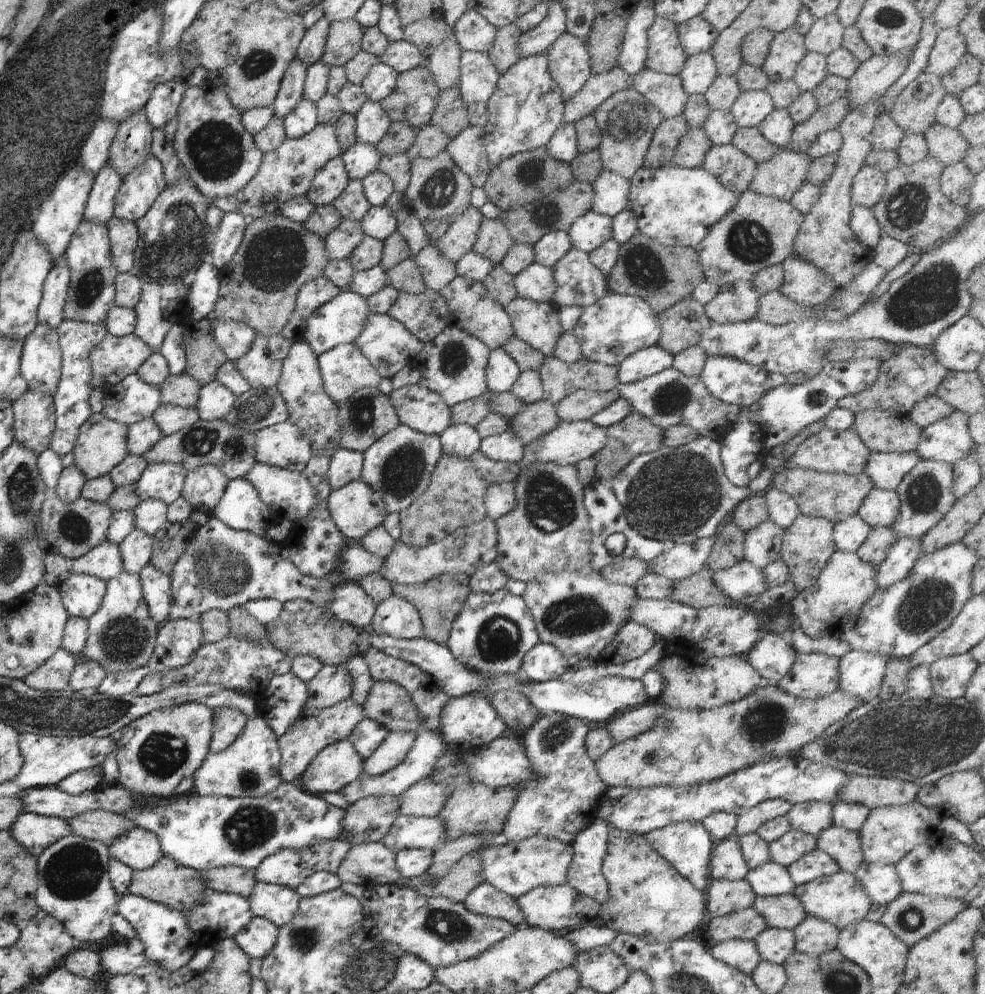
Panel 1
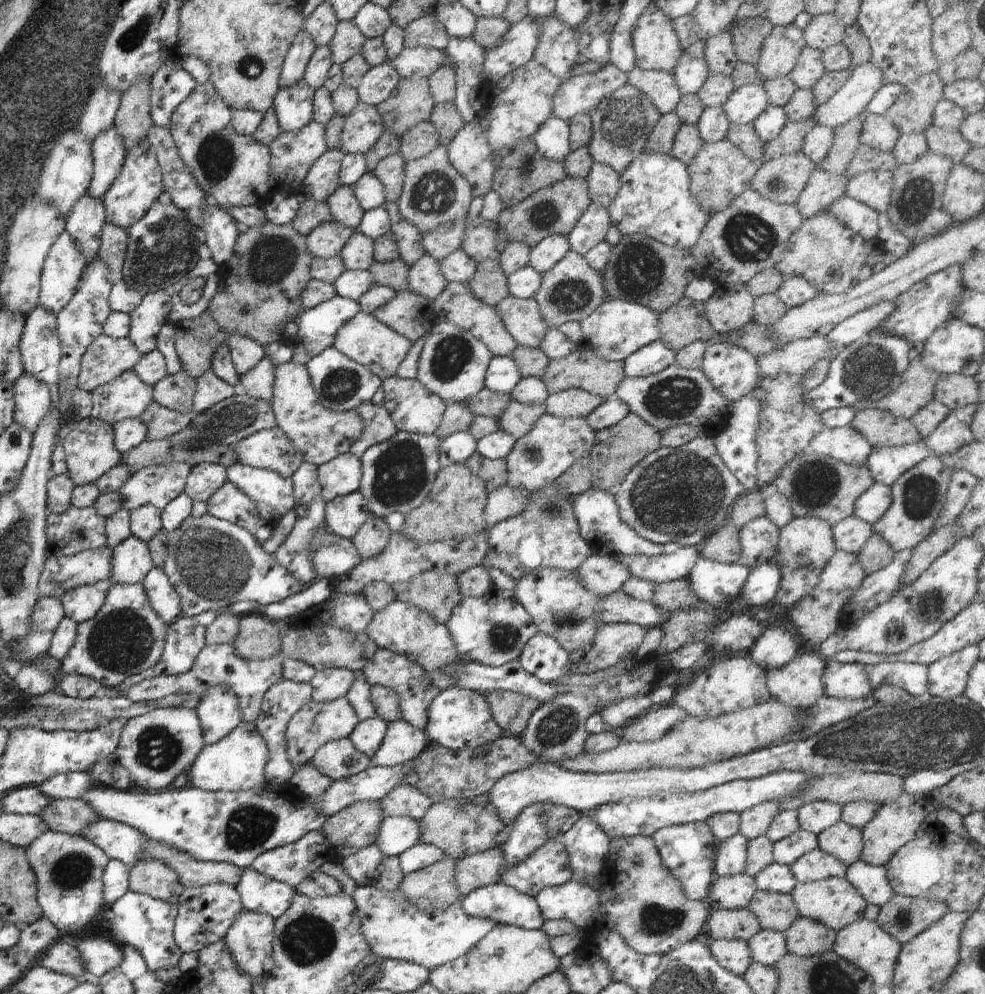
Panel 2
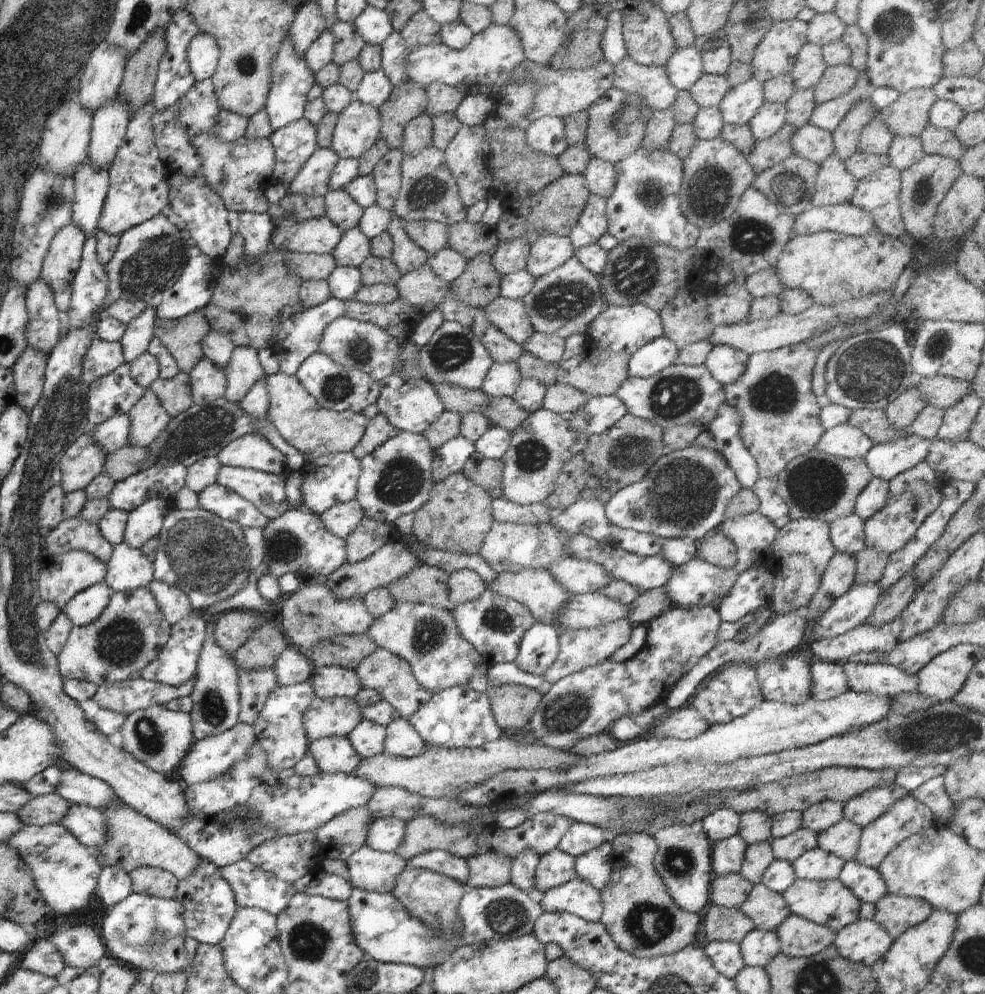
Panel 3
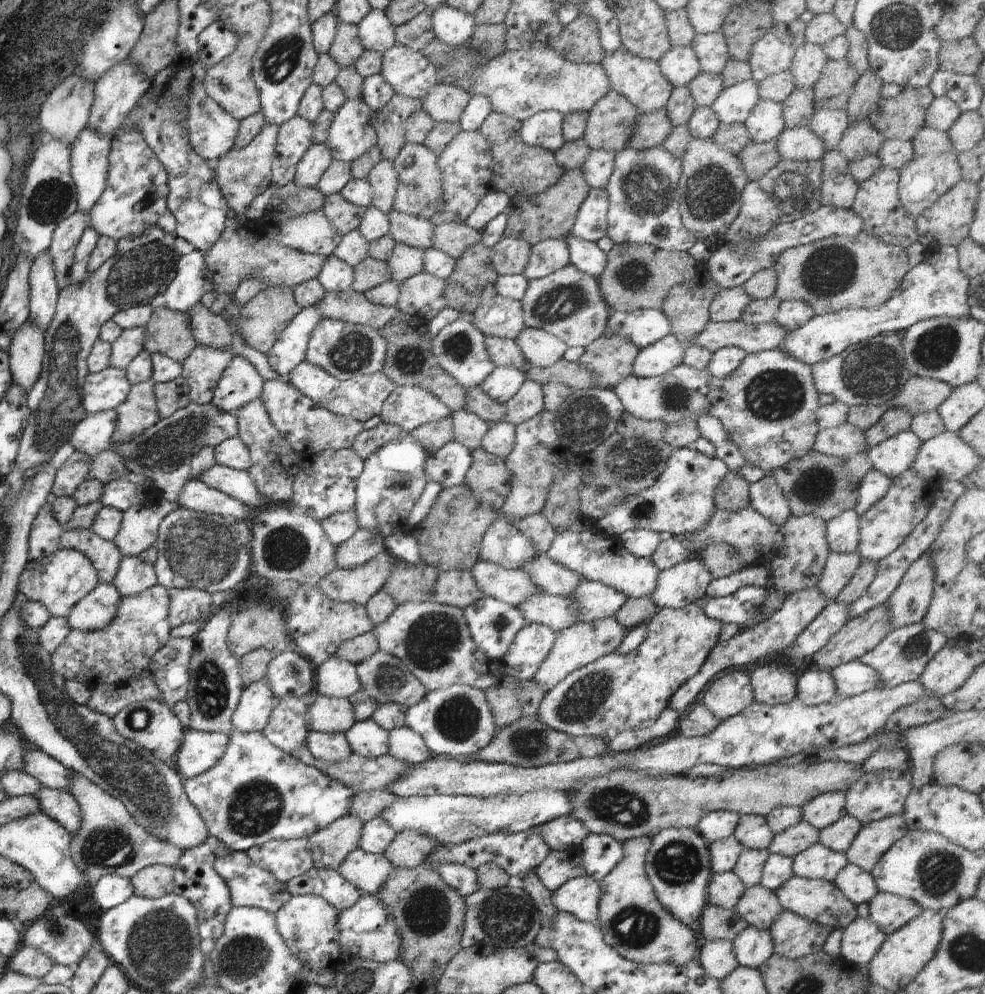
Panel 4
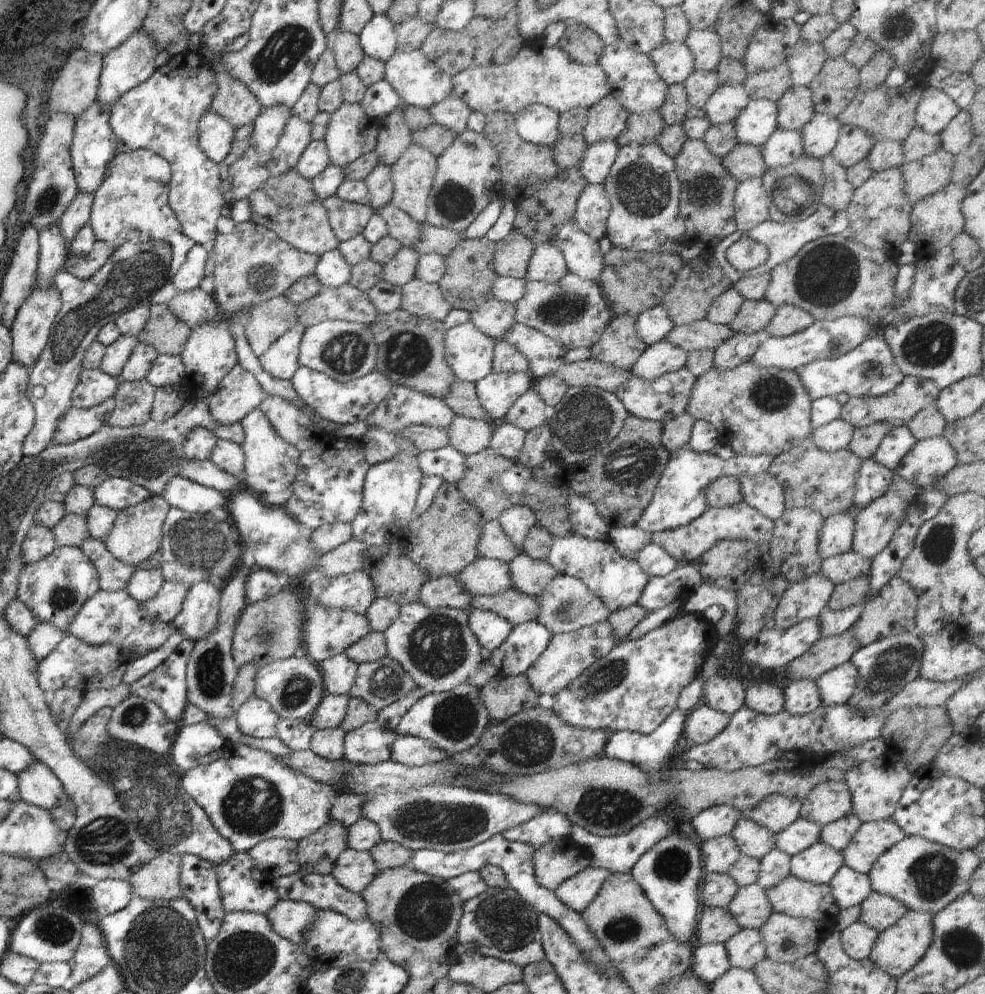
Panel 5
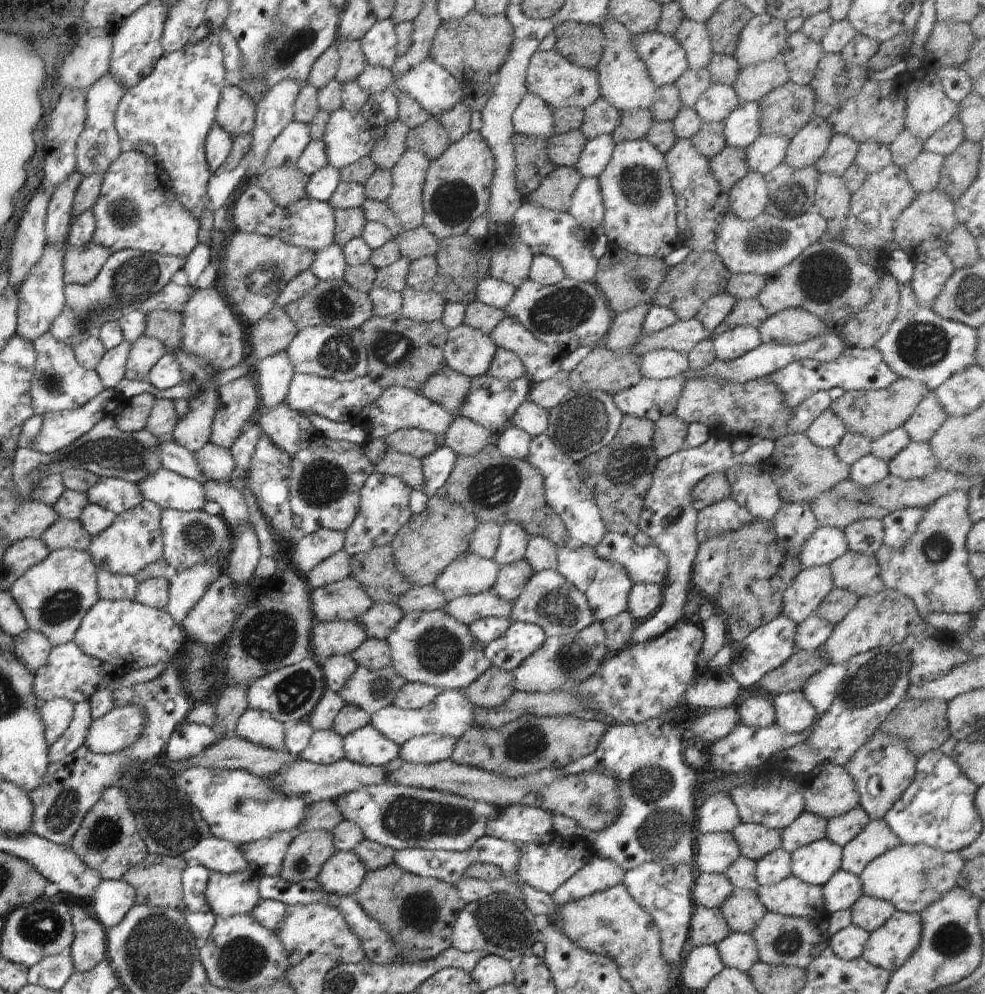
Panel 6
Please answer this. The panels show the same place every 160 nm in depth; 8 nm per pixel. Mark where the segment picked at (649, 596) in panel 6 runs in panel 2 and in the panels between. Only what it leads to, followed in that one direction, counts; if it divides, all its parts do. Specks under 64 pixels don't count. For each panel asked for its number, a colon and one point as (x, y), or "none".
2: (710, 581)
3: (697, 582)
4: (685, 583)
5: (682, 582)

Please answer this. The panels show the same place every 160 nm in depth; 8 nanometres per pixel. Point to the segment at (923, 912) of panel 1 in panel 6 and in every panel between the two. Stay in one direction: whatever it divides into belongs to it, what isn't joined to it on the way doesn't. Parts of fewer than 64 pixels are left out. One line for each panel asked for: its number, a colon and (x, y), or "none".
2: (903, 918)
3: (896, 914)
4: (889, 912)
5: (879, 911)
6: (869, 913)

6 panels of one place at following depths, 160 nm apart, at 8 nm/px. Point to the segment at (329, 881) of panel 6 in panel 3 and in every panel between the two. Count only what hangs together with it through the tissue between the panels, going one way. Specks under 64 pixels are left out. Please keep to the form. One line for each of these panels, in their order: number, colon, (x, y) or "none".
3: (370, 870)
4: (367, 872)
5: (354, 870)

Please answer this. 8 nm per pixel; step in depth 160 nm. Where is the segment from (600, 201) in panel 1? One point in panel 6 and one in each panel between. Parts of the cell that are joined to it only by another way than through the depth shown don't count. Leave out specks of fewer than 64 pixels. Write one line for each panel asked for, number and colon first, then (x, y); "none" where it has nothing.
2: (603, 183)
3: (600, 175)
4: (598, 167)
5: (599, 157)
6: (596, 154)

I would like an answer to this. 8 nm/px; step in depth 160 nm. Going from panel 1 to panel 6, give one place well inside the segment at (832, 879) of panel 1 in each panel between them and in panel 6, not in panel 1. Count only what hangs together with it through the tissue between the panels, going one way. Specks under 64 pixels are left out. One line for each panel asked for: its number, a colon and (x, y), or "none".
2: (834, 902)
3: (829, 903)
4: (823, 902)
5: (792, 896)
6: (791, 896)

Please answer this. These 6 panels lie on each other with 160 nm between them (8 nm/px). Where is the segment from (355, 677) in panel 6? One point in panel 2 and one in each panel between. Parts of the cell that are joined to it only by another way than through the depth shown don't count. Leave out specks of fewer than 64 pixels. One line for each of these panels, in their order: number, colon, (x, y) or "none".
2: (406, 678)
3: (384, 672)
4: (384, 677)
5: (384, 681)

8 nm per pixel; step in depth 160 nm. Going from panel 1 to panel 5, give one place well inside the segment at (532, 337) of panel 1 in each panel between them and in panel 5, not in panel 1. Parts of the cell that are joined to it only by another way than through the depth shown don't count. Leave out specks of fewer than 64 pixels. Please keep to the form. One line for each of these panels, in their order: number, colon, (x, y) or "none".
2: (521, 317)
3: (510, 316)
4: (500, 317)
5: (493, 317)

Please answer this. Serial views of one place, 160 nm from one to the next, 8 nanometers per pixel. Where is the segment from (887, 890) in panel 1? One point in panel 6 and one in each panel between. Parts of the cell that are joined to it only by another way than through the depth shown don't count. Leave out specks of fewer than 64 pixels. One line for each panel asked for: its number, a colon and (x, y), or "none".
2: (871, 881)
3: (866, 884)
4: (859, 886)
5: (849, 888)
6: (842, 890)

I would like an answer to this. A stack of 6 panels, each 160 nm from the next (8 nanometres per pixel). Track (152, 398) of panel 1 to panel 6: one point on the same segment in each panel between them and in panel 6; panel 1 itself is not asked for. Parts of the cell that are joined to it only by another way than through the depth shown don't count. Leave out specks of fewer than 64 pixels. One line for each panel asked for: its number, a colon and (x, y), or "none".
2: (126, 397)
3: (117, 393)
4: (105, 390)
5: (94, 387)
6: (59, 383)

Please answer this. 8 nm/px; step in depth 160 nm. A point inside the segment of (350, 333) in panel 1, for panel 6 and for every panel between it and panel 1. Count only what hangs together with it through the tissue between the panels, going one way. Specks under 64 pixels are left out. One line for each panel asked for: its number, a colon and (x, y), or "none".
2: (317, 328)
3: (304, 334)
4: (289, 350)
5: (281, 360)
6: (274, 373)

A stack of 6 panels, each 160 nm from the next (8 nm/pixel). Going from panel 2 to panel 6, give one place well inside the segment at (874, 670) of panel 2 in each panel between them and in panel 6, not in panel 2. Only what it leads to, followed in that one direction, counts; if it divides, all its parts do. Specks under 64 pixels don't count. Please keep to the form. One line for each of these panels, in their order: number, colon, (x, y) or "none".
3: (880, 679)
4: (852, 678)
5: (836, 686)
6: (820, 688)

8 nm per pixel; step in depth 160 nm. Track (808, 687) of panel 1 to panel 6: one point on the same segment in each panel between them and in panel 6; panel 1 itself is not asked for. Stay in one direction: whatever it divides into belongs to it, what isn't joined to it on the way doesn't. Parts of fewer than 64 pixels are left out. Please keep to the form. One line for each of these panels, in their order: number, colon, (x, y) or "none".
2: (799, 684)
3: (787, 679)
4: (772, 685)
5: (766, 699)
6: (758, 711)

